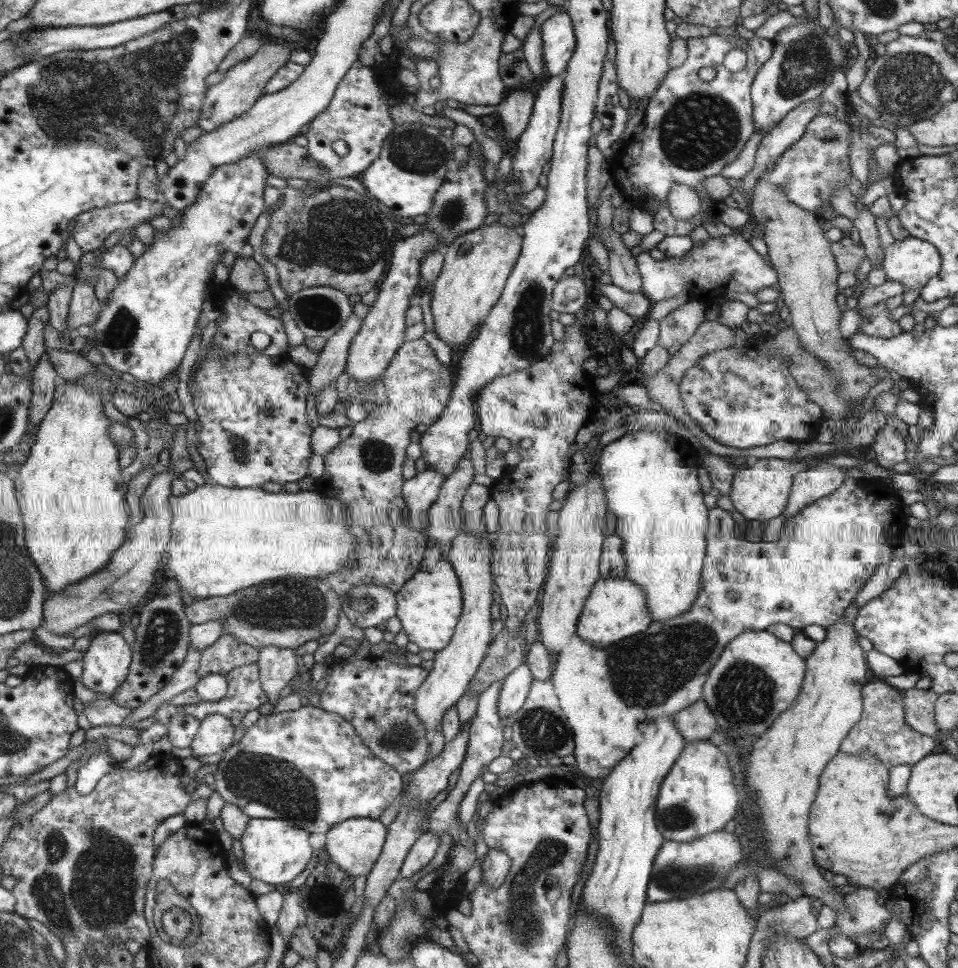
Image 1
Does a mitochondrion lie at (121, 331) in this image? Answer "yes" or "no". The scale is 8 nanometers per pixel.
yes

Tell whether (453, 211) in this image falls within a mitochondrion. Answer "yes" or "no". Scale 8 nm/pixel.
yes

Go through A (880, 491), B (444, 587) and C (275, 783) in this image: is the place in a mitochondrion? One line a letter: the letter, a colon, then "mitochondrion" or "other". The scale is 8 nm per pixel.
A: other
B: other
C: mitochondrion

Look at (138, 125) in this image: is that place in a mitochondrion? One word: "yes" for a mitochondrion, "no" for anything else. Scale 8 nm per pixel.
yes

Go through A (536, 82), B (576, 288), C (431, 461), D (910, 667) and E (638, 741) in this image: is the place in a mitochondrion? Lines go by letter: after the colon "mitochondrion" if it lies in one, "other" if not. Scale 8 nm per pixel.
A: other
B: other
C: other
D: other
E: other

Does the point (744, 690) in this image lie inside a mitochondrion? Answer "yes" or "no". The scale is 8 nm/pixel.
yes

